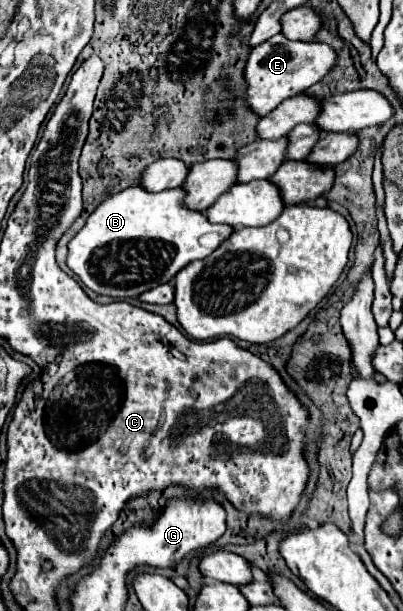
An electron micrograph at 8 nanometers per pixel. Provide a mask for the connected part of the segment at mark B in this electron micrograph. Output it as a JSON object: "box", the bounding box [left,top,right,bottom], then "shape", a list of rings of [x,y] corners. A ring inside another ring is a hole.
{"box":[67,186,233,300],"shape":[[[139,186],[105,198],[69,242],[67,266],[93,292],[121,300],[169,282],[189,262],[207,258],[233,232],[227,224],[211,224],[201,212],[183,208],[183,198],[179,188],[149,194]]]}

